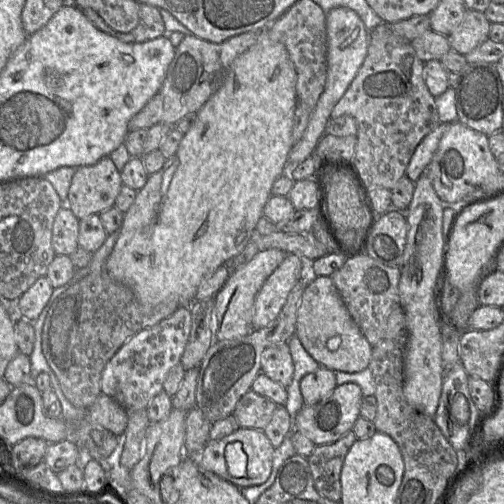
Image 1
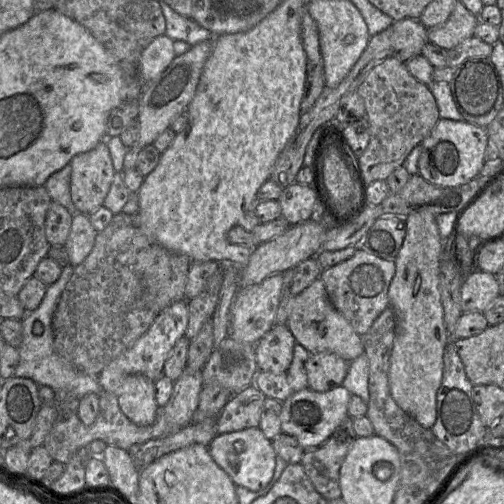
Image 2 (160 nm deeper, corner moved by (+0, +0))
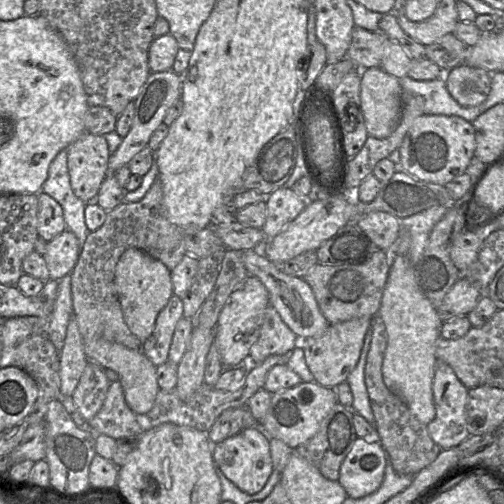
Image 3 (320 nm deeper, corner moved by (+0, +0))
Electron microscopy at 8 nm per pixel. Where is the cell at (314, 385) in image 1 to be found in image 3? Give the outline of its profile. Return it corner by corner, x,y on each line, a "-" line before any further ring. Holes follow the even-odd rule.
356,318
337,324
330,324
320,336
306,338
304,356
315,382
322,387
335,389
347,380
355,369
364,344
365,335
371,326
372,318

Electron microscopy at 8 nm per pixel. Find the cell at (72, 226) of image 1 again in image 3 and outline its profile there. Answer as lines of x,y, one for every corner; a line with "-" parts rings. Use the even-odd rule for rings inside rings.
44,192
38,195
37,232
39,237
50,241
66,229
63,209
51,196

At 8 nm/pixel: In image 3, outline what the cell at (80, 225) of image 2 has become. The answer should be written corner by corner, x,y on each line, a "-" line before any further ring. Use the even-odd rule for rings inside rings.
67,229
48,241
43,258
48,268
49,279
59,280
70,274
80,252
81,245
77,237

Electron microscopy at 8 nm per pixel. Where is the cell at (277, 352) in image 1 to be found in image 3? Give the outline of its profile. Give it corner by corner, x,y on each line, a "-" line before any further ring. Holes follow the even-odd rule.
271,305
265,312
260,336
252,345
249,357
260,365
271,355
284,355
295,349
297,335
284,323
279,313

